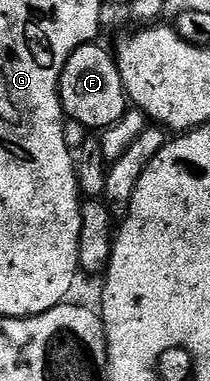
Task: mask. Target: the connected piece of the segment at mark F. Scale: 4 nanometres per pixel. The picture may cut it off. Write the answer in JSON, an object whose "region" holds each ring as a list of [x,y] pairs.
{"region":[[[93,41],[74,49],[74,53],[66,61],[60,78],[60,100],[68,119],[73,119],[89,129],[107,129],[119,121],[128,110],[130,100],[124,92],[120,70],[113,52],[99,47]]]}

